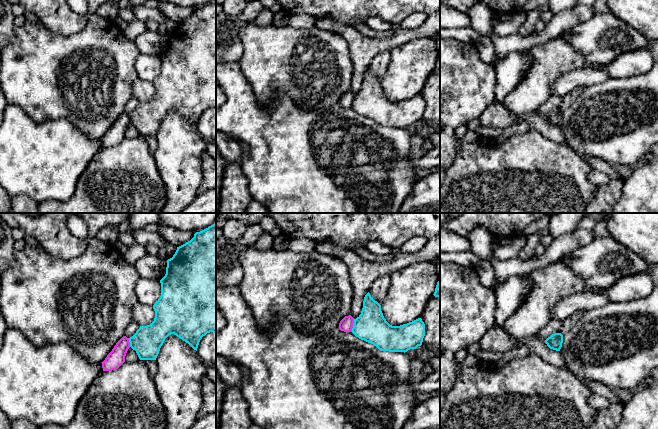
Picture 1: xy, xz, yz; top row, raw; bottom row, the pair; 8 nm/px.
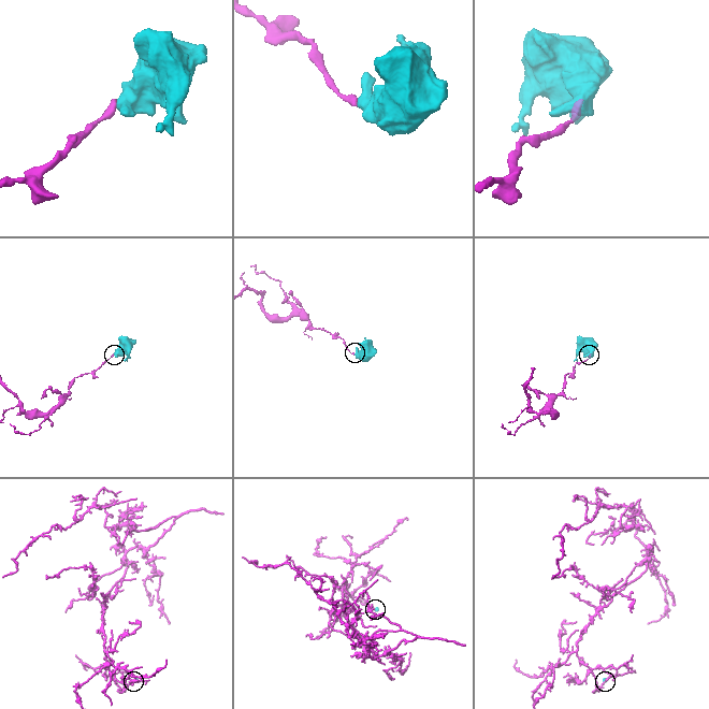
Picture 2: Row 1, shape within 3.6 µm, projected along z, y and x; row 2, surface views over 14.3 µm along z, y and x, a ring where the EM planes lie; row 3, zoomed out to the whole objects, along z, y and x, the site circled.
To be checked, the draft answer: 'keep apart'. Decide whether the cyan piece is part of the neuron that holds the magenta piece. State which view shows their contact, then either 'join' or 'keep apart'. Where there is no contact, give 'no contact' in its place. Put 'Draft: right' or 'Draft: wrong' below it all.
xz | keep apart
Draft: right

